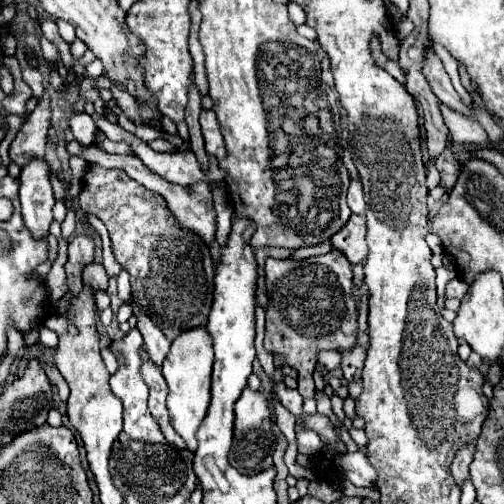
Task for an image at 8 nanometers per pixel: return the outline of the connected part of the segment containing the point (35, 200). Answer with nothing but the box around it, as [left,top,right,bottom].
[21,158,55,238]

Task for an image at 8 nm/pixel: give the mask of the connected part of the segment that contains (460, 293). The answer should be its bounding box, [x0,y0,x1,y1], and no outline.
[445,278,469,298]

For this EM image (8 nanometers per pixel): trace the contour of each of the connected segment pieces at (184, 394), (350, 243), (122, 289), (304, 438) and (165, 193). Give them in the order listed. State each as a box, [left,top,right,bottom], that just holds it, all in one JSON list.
[[161,328,213,450],[331,214,367,264],[117,268,131,302],[297,430,323,454],[67,140,215,246]]

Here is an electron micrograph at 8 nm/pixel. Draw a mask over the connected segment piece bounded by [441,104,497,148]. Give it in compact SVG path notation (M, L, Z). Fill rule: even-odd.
M441 104L441 114L443 114L445 124L447 124L449 132L451 132L453 142L481 147L482 145L486 147L497 147L497 145L491 143L487 132L483 130L483 126L479 122L473 122L469 118L465 118L465 116L449 110L443 104Z

